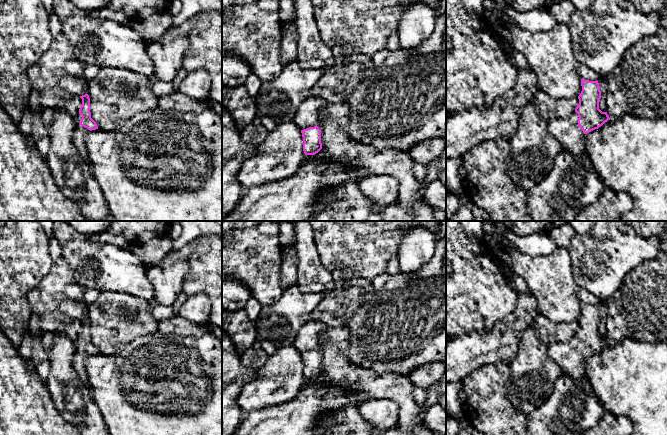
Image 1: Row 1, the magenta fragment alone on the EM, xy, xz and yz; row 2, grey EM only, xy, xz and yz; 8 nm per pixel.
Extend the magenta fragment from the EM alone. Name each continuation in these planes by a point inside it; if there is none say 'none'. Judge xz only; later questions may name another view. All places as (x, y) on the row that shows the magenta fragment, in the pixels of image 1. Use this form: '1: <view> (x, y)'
1: xz (308, 115)

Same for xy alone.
1: xy (79, 133)

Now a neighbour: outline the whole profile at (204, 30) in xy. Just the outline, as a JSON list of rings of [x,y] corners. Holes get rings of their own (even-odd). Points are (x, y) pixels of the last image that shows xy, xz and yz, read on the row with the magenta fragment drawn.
[[[222,11],[199,12],[157,38],[140,36],[146,44],[187,36],[189,45],[183,59],[188,73],[200,69],[210,75],[209,98],[222,106]]]

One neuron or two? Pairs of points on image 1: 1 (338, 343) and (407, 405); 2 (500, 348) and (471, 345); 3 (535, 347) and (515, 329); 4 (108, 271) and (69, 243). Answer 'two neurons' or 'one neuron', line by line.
1: one neuron
2: one neuron
3: two neurons
4: one neuron

